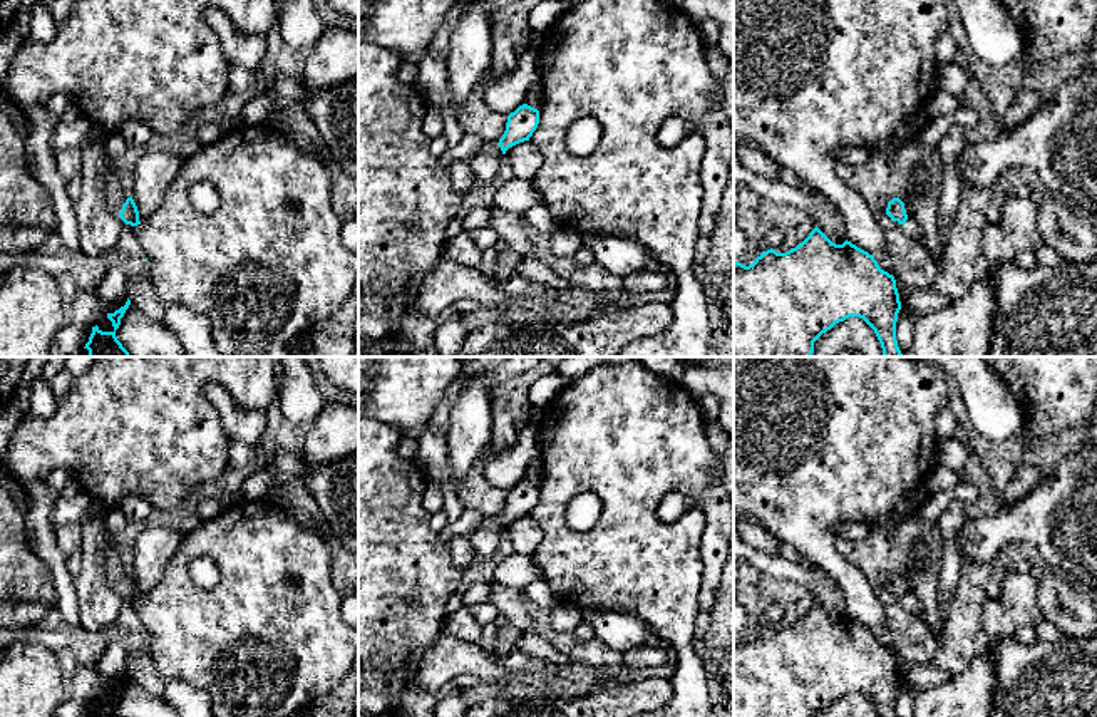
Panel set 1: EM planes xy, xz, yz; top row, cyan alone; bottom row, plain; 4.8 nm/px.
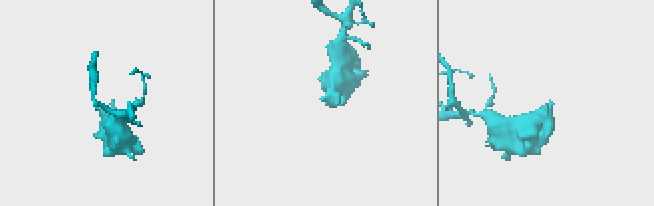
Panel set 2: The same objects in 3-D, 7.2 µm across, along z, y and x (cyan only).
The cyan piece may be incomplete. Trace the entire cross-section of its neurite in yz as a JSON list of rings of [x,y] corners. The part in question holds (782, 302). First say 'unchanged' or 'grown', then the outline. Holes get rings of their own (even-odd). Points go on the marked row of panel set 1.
unchanged | [[[817,226],[796,248],[762,251],[749,266],[734,261],[734,357],[812,357],[814,342],[849,317],[863,318],[876,333],[883,355],[903,357],[896,340],[901,310],[896,280],[868,251],[851,241],[832,243]]]

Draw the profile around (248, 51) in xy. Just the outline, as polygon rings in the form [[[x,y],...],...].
[[[208,5],[203,10],[208,25],[216,32],[221,49],[231,65],[239,65],[256,72],[266,57],[265,34],[248,34],[238,30],[226,12],[218,5]]]

